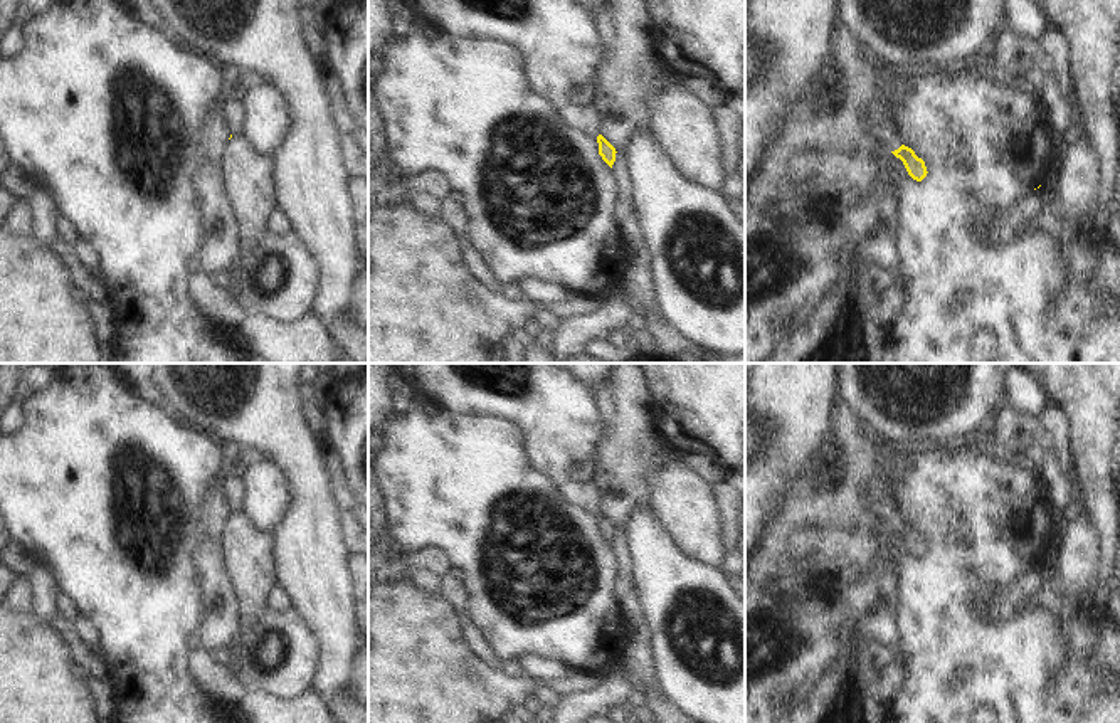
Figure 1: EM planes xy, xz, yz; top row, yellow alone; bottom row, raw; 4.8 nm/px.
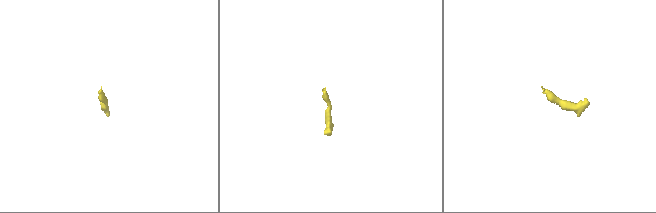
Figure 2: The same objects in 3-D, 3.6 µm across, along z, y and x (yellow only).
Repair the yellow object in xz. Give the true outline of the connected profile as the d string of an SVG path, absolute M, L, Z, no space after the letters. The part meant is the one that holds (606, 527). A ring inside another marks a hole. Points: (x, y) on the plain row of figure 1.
M563 479L558 483L560 493L565 501L573 503L577 506L584 506L590 513L594 513L599 520L599 531L602 536L612 545L615 538L615 525L600 511L602 493L599 486L590 483L577 483L573 479Z

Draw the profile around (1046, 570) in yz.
M1044 558L1039 565L1024 572L1012 585L997 595L987 607L989 622L1009 619L1021 604L1033 597L1039 588L1049 587L1056 577L1053 558Z

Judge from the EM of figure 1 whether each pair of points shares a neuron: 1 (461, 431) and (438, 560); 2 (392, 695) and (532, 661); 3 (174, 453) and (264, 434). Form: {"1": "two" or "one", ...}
{"1": "two", "2": "two", "3": "two"}

